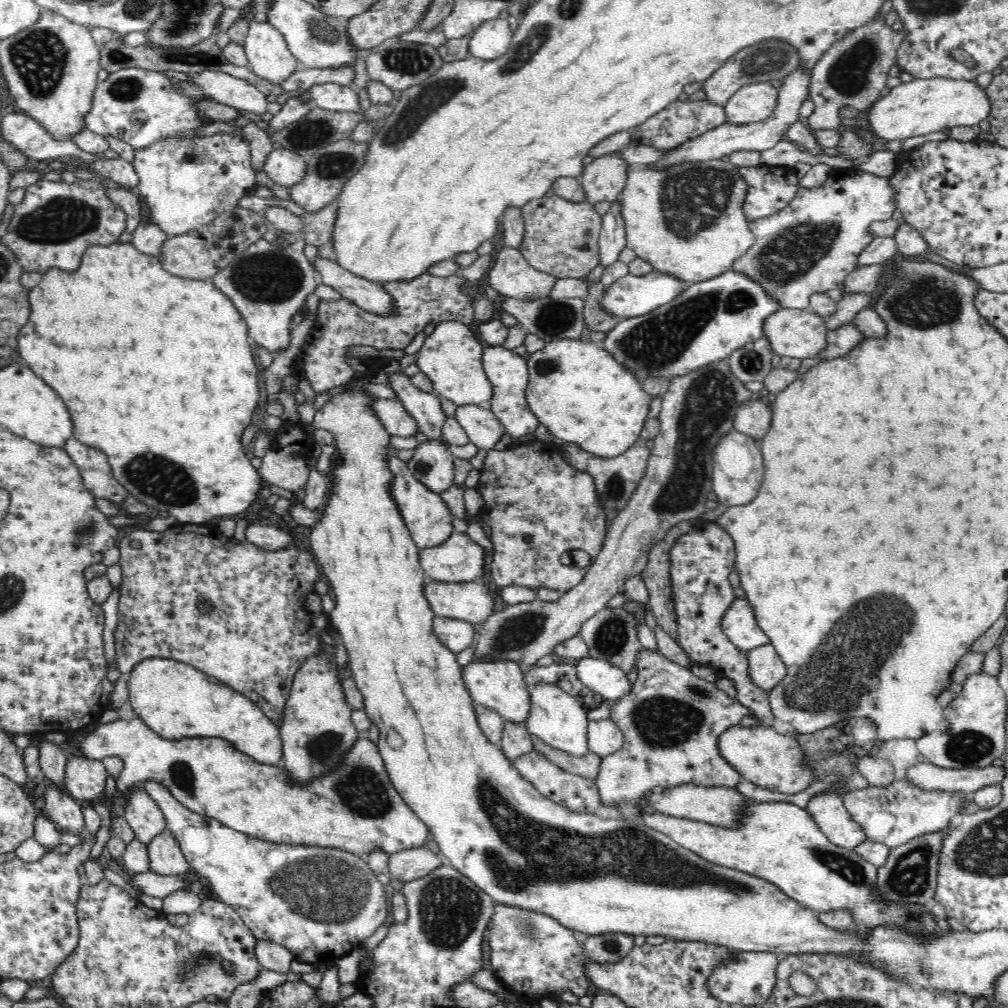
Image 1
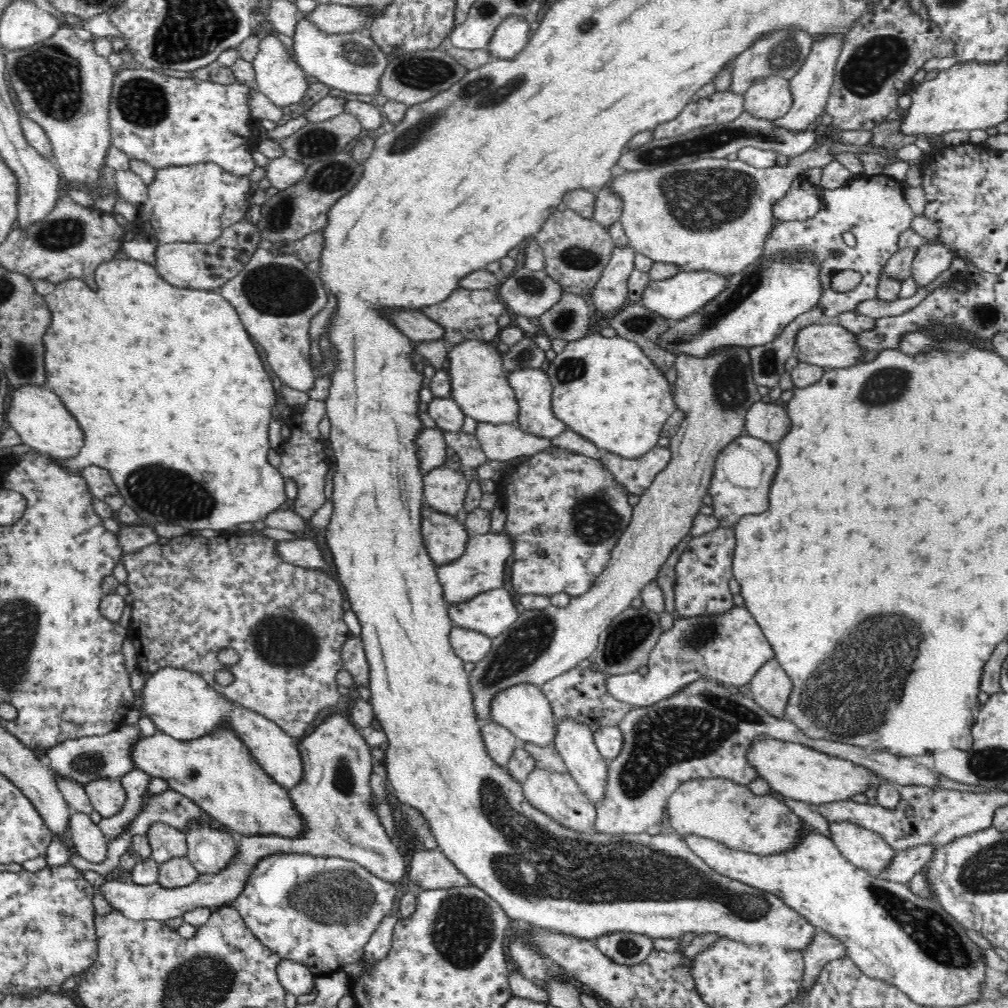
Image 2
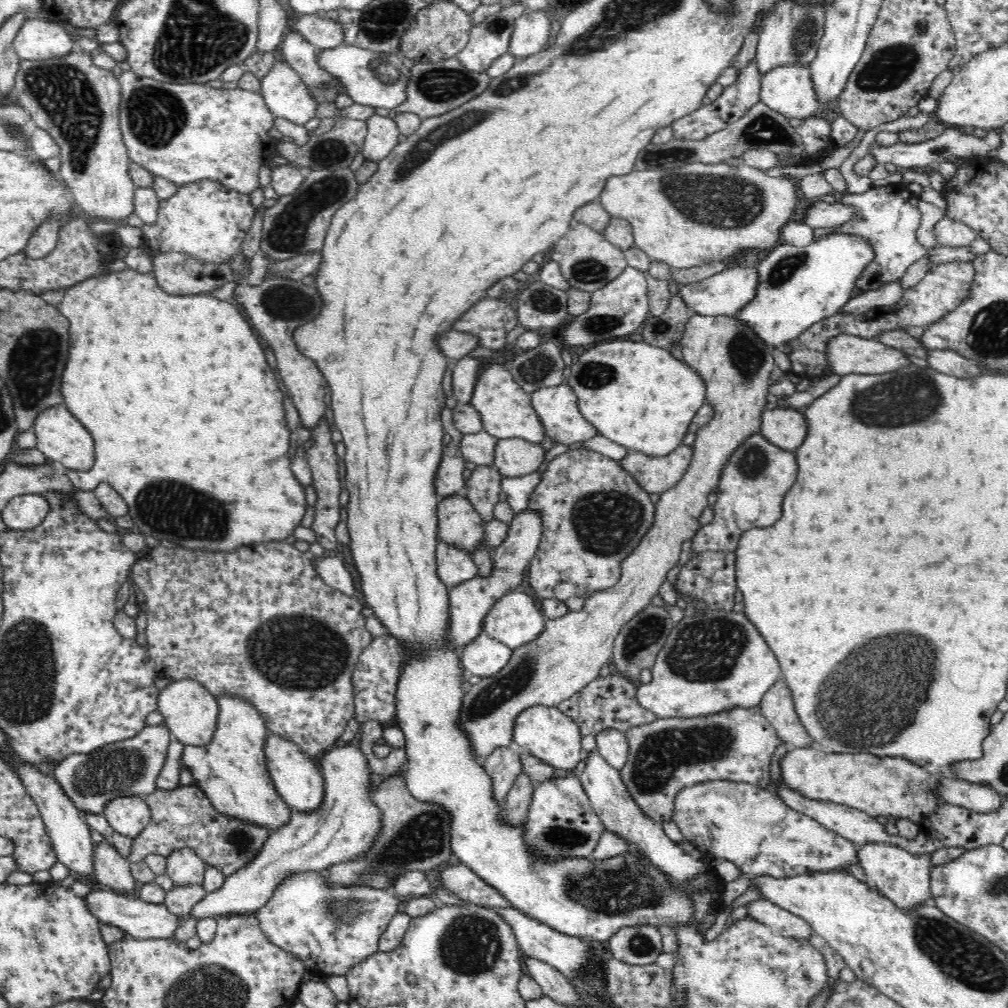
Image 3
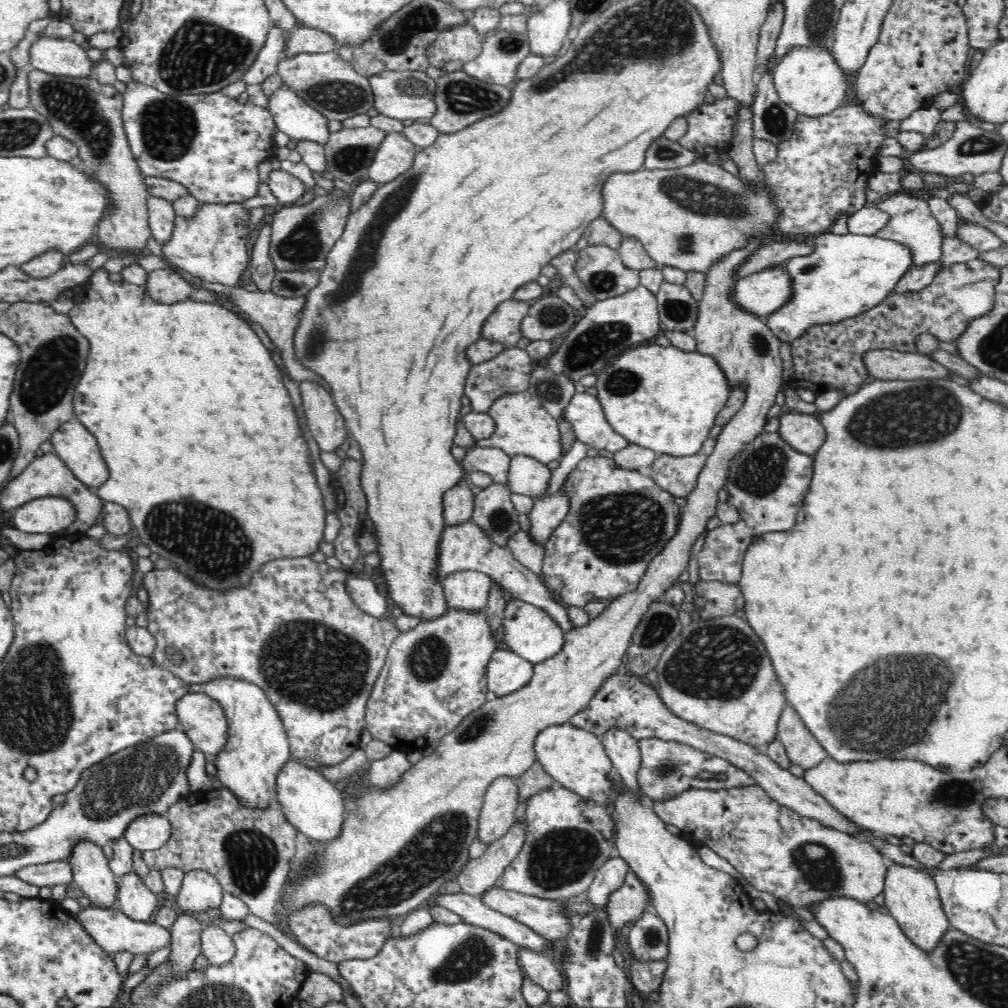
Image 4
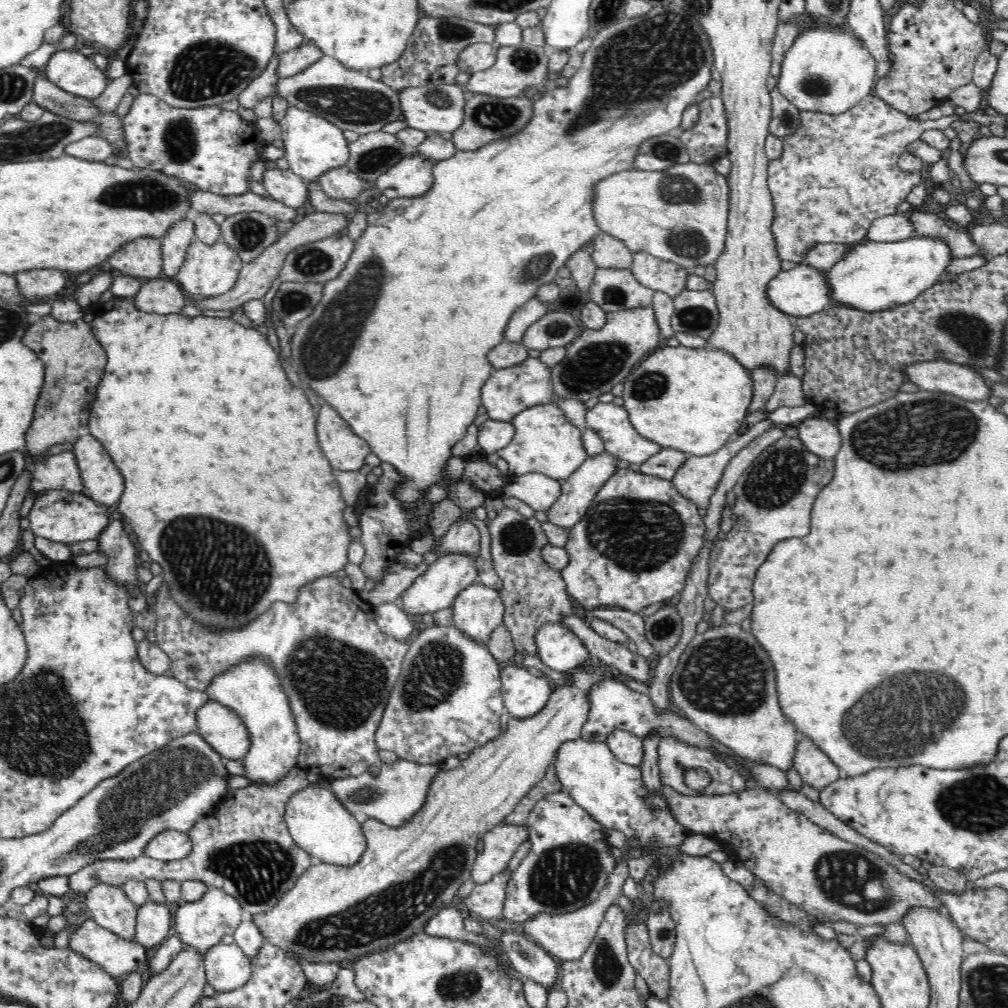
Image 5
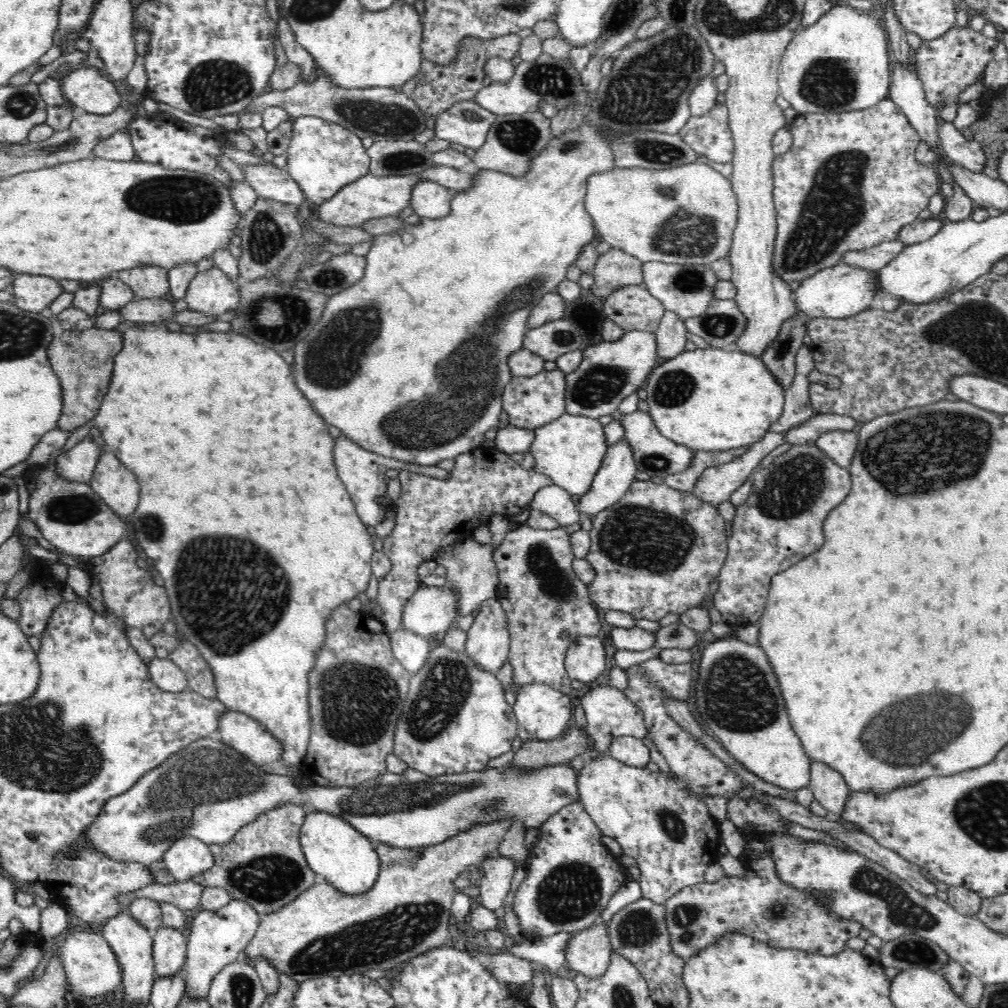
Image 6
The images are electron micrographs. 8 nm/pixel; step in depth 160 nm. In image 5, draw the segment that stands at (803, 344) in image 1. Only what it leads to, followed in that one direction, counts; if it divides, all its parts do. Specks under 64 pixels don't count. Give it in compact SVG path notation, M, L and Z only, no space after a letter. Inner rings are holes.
M920 361L902 368L904 376L914 388L948 393L962 400L981 400L990 402L993 395L984 376L970 367L955 363L937 361Z

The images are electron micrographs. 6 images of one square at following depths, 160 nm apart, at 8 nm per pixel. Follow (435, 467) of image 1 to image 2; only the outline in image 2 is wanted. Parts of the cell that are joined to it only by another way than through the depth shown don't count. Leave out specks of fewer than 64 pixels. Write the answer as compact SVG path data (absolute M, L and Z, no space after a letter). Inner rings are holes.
M439 465L438 468L422 470L422 480L424 503L461 520L469 482L459 466Z

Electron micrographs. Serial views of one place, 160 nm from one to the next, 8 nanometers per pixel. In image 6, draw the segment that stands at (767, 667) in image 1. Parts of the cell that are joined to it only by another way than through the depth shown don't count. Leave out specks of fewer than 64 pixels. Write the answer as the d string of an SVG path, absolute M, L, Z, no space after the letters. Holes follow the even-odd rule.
M810 759L809 788L814 798L827 810L829 815L836 817L842 812L842 804L846 804L849 786L843 776L823 762Z

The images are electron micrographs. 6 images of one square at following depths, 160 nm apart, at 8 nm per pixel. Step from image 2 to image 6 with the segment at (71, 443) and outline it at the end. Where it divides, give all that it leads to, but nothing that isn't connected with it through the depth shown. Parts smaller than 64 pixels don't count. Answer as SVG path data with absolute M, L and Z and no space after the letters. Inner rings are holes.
M103 447L98 454L98 464L94 466L89 484L117 515L127 521L132 517L134 508L138 506L138 479L107 447Z

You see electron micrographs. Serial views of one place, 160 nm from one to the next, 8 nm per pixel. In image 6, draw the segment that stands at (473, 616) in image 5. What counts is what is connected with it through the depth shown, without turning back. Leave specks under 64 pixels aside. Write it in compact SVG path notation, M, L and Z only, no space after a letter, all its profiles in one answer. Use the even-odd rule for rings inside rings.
M496 597L488 598L478 606L476 622L468 630L465 652L481 668L496 675L509 660L509 648L506 613Z

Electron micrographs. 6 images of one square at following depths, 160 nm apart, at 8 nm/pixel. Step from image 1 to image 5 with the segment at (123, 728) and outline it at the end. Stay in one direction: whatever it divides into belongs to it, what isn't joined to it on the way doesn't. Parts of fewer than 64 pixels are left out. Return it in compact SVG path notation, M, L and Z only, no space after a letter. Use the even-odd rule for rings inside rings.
M246 659L240 666L230 667L215 677L206 688L206 694L212 701L236 712L246 727L249 746L242 756L242 764L246 766L244 777L262 780L260 784L273 785L280 776L286 776L291 768L297 766L301 748L294 713L290 711L282 683L278 682L278 673L270 667L270 663L262 662L262 659Z

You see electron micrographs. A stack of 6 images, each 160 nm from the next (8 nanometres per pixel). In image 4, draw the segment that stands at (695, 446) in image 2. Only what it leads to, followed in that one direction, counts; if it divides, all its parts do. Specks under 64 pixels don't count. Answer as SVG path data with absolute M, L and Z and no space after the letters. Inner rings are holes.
M762 238L750 239L744 247L724 255L706 272L706 286L699 302L698 322L696 328L690 332L694 336L695 349L704 356L710 356L719 368L722 368L727 387L731 388L731 391L745 388L747 397L742 402L743 408L738 410L738 413L723 426L716 440L712 441L714 452L708 456L706 464L698 472L695 488L688 497L684 497L687 505L683 509L678 507L678 532L674 532L674 536L670 536L663 548L647 562L646 572L639 577L638 588L634 592L626 592L624 596L608 600L606 608L598 616L591 617L586 625L563 630L562 648L554 656L540 660L538 664L532 664L530 680L522 688L510 692L506 698L494 698L488 702L484 700L482 708L462 718L458 728L446 732L446 736L438 740L438 748L432 754L422 756L420 762L412 764L412 768L404 769L402 776L394 784L388 784L386 788L370 788L370 792L355 798L353 811L345 816L341 837L333 843L326 843L322 848L322 860L318 860L318 869L322 869L322 872L314 872L313 875L297 880L297 883L289 884L289 887L285 888L286 896L282 896L280 906L282 915L289 914L285 911L300 911L311 903L318 903L326 905L334 922L348 926L349 923L358 922L360 918L390 916L392 921L396 918L402 920L406 914L432 905L435 900L433 897L444 892L444 884L448 880L457 880L464 866L472 860L469 849L477 838L478 818L490 782L496 776L510 776L516 780L522 772L532 768L532 762L537 761L534 754L534 738L548 726L570 723L570 718L582 708L586 708L607 677L618 672L626 648L632 642L632 635L640 625L645 612L648 612L650 604L663 599L665 592L688 568L691 546L696 542L696 538L707 530L706 522L716 514L719 504L718 492L726 485L731 460L745 444L764 432L768 412L774 406L777 394L784 384L784 366L779 356L782 341L770 332L763 317L744 311L742 307L738 307L738 303L730 299L731 285L741 278L734 272L760 244Z

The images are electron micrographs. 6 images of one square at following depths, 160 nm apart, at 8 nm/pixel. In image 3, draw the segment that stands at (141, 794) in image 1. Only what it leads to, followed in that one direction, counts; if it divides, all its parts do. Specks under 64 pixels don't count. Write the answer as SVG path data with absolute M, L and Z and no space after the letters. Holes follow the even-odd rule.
M192 849L171 852L166 858L166 873L173 884L203 884L204 863Z

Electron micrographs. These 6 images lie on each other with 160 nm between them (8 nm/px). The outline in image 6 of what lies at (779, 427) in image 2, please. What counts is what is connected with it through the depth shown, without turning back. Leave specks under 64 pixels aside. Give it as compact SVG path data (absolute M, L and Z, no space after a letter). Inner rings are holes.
M856 431L822 432L814 444L838 466L848 469L850 460L854 458L854 452L858 448L858 433Z

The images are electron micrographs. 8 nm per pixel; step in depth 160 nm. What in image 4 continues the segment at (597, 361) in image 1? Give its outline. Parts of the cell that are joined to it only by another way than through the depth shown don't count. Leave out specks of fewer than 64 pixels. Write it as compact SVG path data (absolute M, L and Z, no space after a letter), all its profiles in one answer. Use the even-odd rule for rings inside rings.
M649 342L648 344L638 345L634 349L628 349L627 352L619 353L619 356L611 361L611 364L605 369L597 374L598 382L594 388L590 390L598 399L599 406L603 408L603 415L606 416L607 423L610 424L612 430L616 431L621 438L624 438L628 444L634 444L646 448L650 448L660 455L672 455L672 456L692 456L696 454L704 440L708 438L708 434L712 428L716 425L716 418L718 414L724 408L724 402L728 402L728 397L731 395L731 388L727 387L727 379L723 375L722 368L712 360L710 356L704 356L698 352L683 352L674 346L664 346L658 345L654 342Z

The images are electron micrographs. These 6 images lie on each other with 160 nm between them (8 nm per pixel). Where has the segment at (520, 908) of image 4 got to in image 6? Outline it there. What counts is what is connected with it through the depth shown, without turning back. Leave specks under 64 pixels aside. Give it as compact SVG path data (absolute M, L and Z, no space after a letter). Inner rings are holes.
M596 920L588 928L572 933L566 950L566 961L574 973L588 977L602 977L611 964L611 942L607 933L608 925Z

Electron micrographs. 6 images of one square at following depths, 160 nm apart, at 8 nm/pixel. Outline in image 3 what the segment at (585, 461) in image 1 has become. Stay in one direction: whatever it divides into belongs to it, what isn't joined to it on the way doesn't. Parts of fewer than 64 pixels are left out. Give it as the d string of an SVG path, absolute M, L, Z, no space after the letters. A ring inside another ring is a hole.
M678 446L666 456L648 456L629 451L618 466L630 474L636 484L649 494L662 494L675 488L690 464L690 446Z

